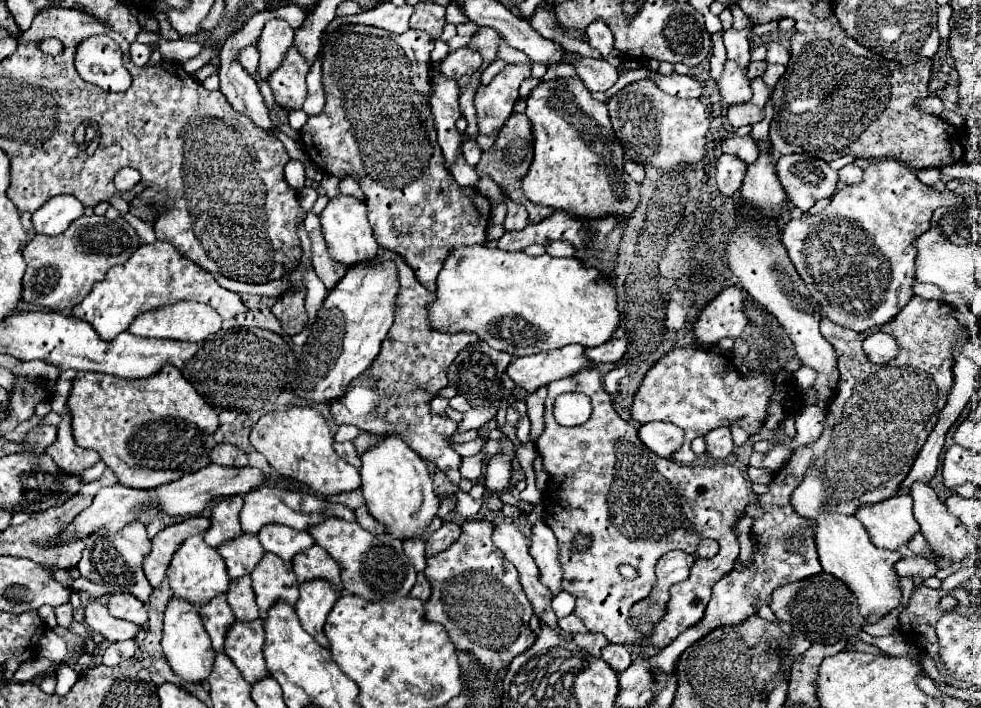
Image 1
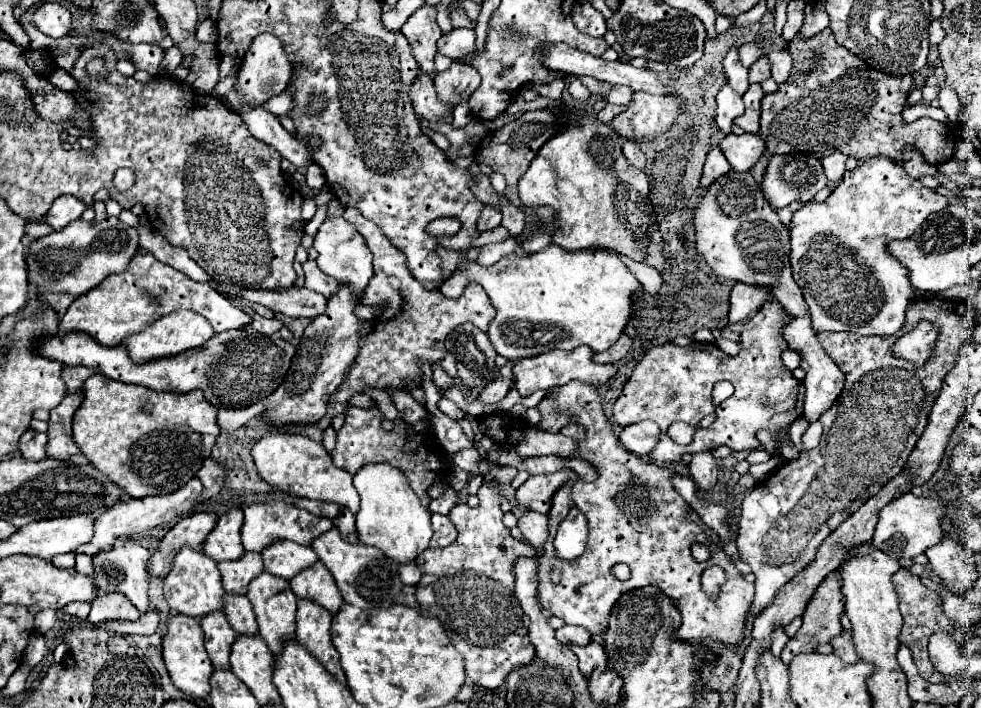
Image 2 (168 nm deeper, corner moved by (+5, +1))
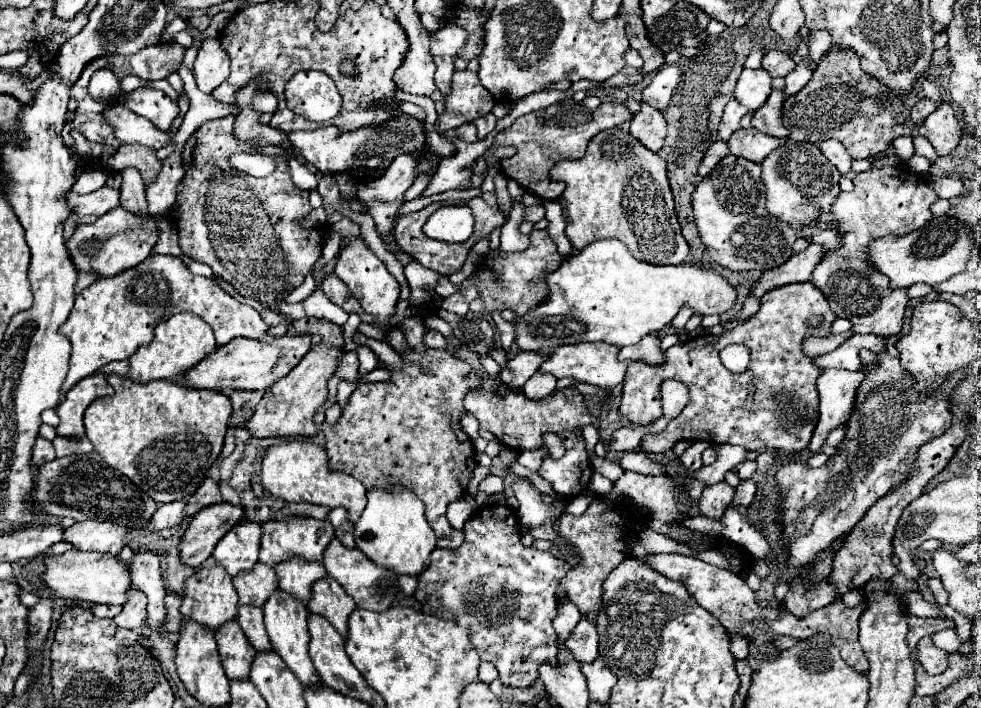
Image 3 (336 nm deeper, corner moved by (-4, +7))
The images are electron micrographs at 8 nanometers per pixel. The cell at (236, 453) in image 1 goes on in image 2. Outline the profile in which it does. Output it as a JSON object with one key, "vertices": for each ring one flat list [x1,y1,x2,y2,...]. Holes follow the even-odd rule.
{"vertices":[[211,458,205,460,205,464,201,466,201,470,197,474,199,480,203,482,203,496,199,498,199,502,211,500,221,492,223,484,225,484,225,472,227,470,223,466,219,466,217,462,213,462]]}

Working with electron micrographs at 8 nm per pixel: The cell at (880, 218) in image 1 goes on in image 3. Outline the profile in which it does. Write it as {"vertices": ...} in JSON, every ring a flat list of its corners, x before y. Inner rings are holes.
{"vertices":[[872,162,866,172,854,176,854,190,840,192,832,210,820,212,816,222,832,226,840,236,840,248,824,252,812,272,810,282,824,294,832,312,838,318,852,322,856,334,892,336,902,330,904,312,910,302,906,288,890,288,890,280,874,268,868,254,868,244,890,234,910,234,922,228,930,218,930,206,938,200,930,184,912,174,904,164,888,166]]}

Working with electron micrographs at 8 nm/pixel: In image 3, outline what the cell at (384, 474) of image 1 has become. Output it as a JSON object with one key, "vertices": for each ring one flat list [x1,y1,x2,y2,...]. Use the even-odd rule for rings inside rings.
{"vertices":[[402,484,394,488,372,488,368,492,368,504,354,528,356,546,370,556,376,564,382,564,400,574,420,574,430,564,430,552,436,548,436,534,426,520,424,502]]}

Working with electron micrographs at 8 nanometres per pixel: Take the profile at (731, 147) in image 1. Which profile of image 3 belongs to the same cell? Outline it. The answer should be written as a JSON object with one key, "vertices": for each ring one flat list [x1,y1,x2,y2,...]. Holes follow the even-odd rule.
{"vertices":[[738,128,736,132,732,132,730,140,728,140,728,148,730,154,734,156,742,156,746,160,752,162,762,162,772,150,776,150,780,146,780,140,774,136,768,136,756,128]]}

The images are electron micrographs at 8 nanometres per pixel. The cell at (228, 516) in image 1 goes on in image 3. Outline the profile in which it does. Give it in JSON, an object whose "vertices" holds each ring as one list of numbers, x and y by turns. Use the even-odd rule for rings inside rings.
{"vertices":[[242,520,216,544,212,558,222,564,230,576,250,570,258,562,260,536,262,530,258,522]]}

